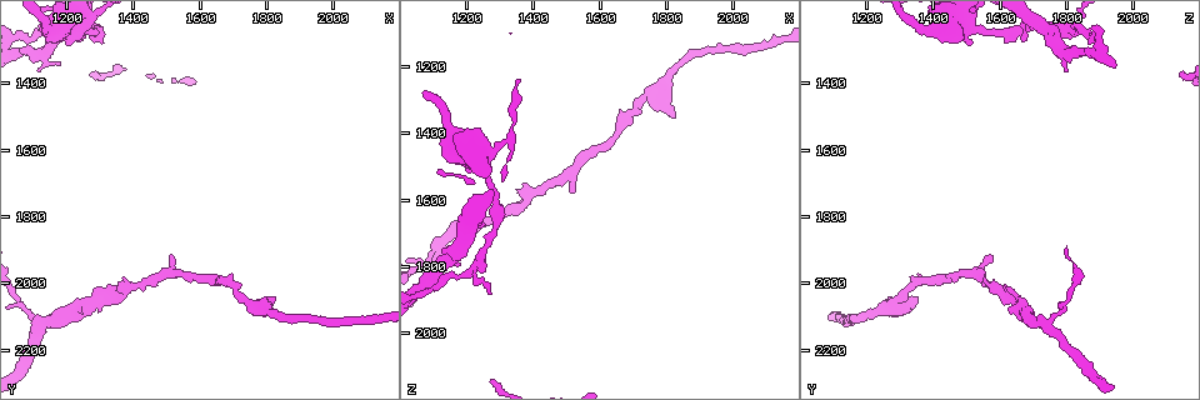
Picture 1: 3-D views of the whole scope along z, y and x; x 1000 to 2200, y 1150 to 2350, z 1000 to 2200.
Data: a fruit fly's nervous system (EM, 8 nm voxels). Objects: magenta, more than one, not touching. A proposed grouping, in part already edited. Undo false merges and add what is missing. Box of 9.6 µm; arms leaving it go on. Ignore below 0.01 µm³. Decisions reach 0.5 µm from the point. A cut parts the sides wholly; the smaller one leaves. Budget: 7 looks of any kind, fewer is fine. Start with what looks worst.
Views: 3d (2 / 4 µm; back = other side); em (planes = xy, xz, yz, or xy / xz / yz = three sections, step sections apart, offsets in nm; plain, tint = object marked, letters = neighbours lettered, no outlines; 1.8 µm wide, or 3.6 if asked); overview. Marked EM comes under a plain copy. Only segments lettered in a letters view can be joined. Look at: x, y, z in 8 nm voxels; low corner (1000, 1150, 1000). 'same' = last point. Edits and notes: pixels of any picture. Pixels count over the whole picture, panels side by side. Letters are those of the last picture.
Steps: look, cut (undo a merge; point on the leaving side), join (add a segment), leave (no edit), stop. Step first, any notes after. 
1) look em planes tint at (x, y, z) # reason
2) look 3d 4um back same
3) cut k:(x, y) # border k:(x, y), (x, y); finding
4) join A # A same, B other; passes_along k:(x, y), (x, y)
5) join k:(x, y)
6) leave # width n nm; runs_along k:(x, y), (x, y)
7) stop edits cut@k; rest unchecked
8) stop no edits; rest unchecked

look em planes letters at (1830, 2040, 1360) # free end

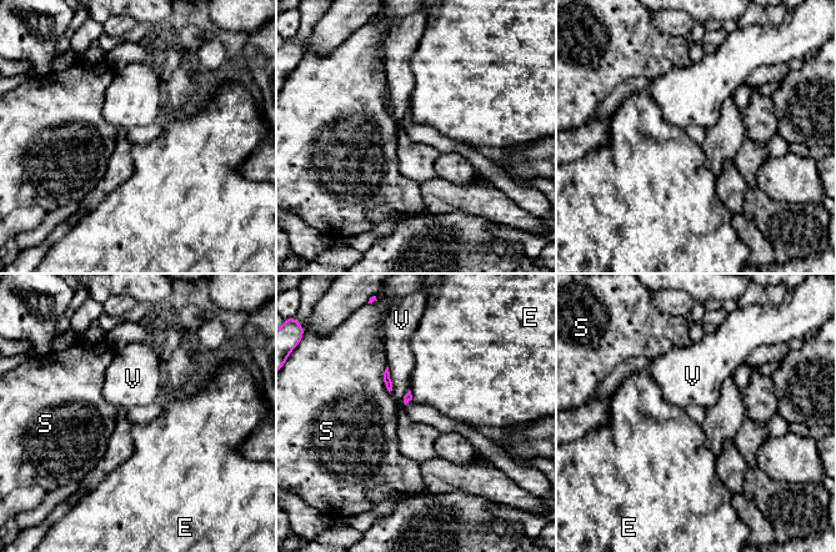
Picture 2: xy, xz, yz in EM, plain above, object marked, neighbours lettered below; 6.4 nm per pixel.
leave # E other, S other, V other; border 2:(388, 366), (391, 391); none of them fits

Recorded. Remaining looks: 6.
look 3d 4um at (1300, 2040, 1650) # thick turns thin

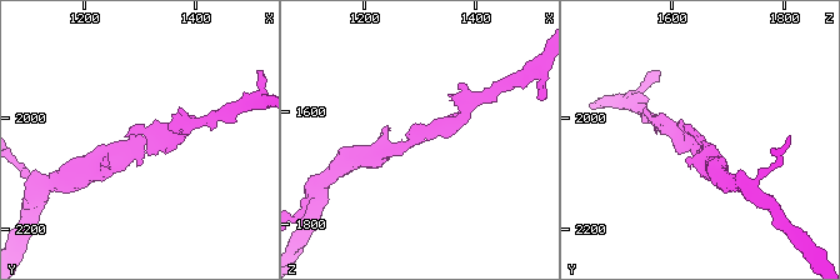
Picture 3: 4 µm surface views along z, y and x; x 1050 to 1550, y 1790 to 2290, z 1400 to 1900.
look em planes letters at (1300, 2030, 1655) # arm_widths 200, 320 nm; shape alone is not enough

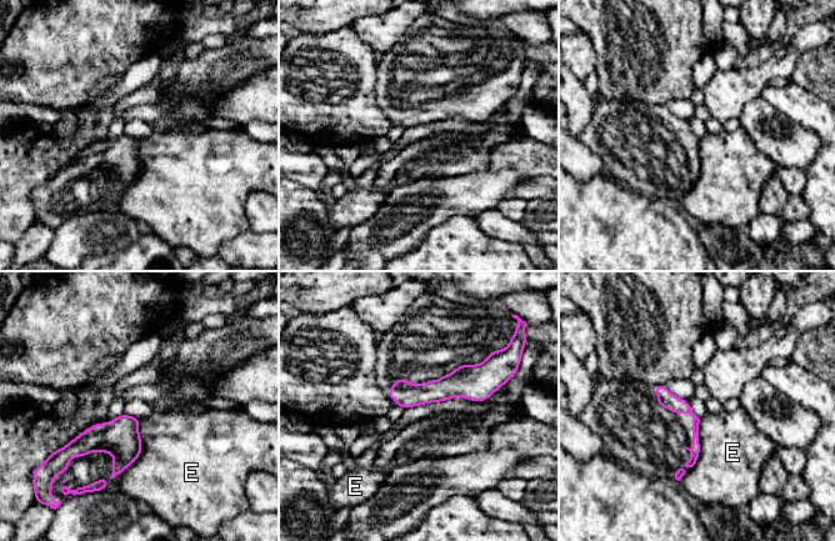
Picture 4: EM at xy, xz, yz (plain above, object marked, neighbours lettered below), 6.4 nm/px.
leave # width 100 nm; E other; runs_along 4:(490, 389), (391, 394); continuous, no second neuron

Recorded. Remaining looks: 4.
look em yz step 16 tint at (1520, 1910, 1570) # an open end

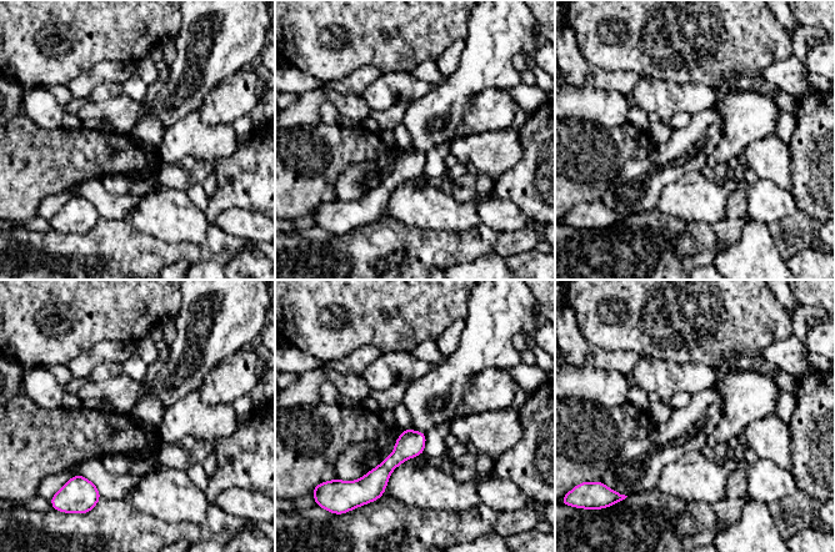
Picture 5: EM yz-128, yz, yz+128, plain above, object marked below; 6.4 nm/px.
look em planes letters same # cut it another way

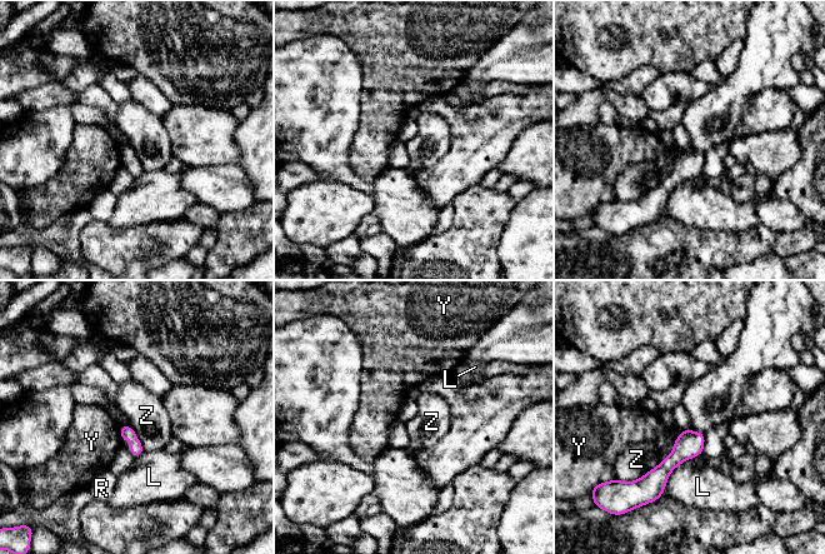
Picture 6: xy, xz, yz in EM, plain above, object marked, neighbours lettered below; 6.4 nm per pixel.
leave # L other, R other, Y other, Z other; runs_along 6:(701, 437), (655, 478), (646, 478); none of them fits

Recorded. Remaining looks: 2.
stop no edits; rest unchecked

